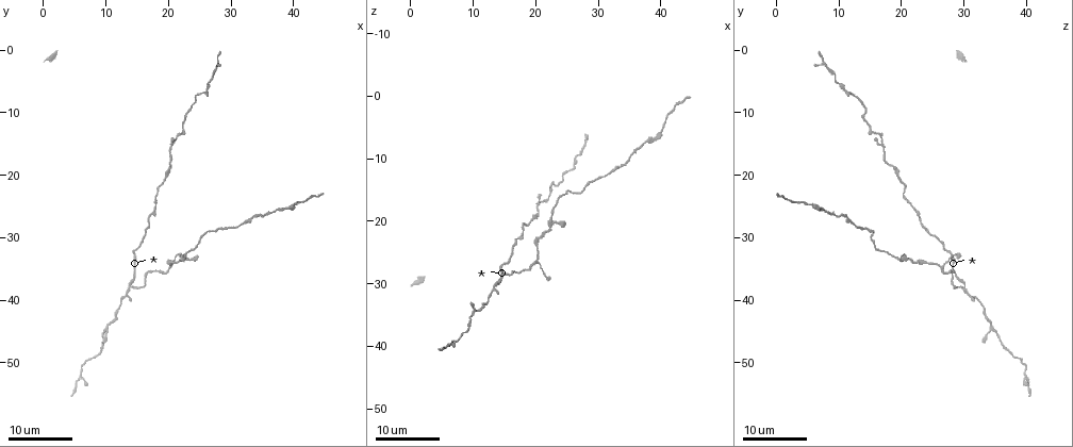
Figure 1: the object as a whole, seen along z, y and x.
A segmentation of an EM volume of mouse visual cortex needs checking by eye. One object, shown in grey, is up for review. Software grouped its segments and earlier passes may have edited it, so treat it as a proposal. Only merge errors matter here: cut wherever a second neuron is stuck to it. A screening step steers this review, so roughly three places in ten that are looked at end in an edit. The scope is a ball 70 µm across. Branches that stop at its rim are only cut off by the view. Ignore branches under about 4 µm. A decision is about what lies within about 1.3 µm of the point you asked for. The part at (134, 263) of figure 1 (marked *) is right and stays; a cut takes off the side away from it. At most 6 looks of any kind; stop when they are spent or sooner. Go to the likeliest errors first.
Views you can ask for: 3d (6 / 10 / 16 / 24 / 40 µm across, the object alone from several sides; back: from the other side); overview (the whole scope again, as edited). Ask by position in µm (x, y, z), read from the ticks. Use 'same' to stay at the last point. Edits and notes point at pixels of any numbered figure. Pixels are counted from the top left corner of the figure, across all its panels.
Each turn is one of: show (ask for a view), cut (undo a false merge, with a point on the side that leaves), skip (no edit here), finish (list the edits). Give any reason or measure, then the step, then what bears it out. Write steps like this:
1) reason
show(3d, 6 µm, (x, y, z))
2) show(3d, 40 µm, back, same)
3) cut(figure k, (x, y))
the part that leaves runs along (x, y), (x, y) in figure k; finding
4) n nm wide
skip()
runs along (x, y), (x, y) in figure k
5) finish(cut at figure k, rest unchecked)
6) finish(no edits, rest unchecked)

three-way junction
show(3d, 16 µm, (14.0, 38.0, 29.5))

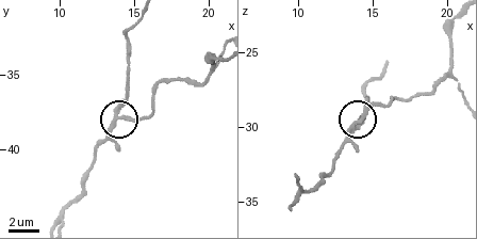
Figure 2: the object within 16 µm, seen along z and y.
show(3d, 10 µm, (14.2, 37.8, 29.6))

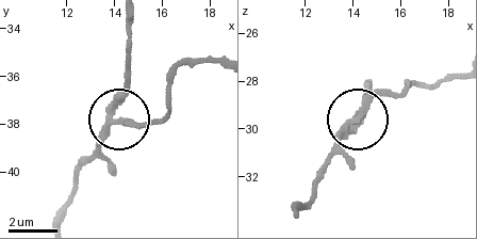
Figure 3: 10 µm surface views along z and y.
3 arms
skip()
runs along (128, 31), (128, 91), (87, 162) in figure 3; continuous, no second neuron

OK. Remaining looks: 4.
narrows sharply
show(3d, 24 µm, (22.5, 12.0, 14.5))

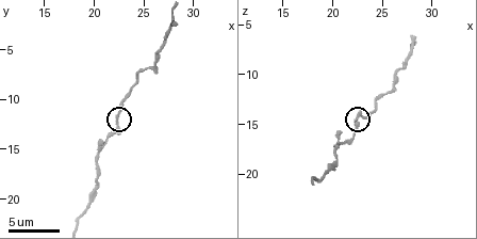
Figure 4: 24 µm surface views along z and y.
closer look
show(3d, 6 µm, same)

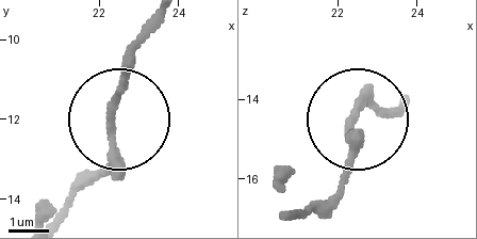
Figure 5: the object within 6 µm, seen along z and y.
cut(figure 5, (128, 88))
the part that leaves runs along (110, 127), (133, 38) in figure 5; a second neuron is stuck on

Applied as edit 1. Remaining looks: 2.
thin neck
show(3d, 16 µm, (24.5, 31.0, 15.5))

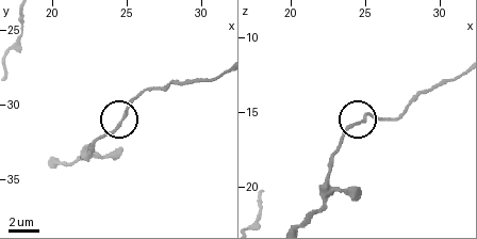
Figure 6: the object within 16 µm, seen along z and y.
show(3d, 6 µm, (24.6, 31.4, 15.8))

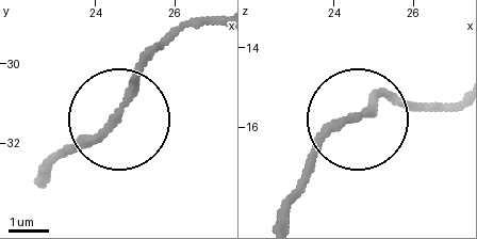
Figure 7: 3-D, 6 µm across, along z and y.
cut(figure 7, (141, 74))
a second neuron is stuck on

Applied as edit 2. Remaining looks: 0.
finish(cut at figure 5, cut at figure 7, rest unchecked)

